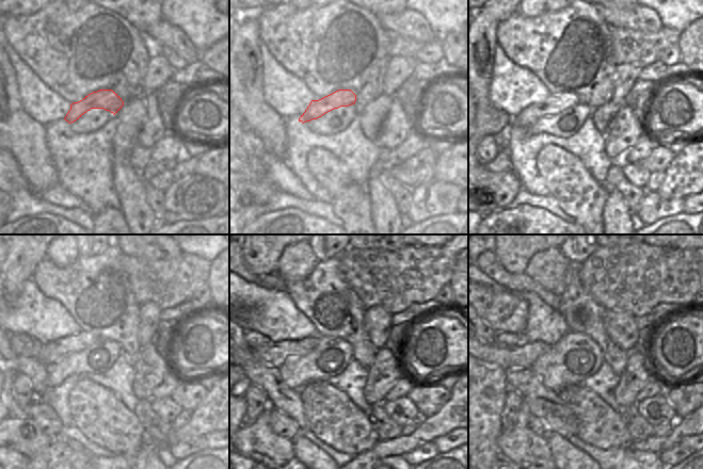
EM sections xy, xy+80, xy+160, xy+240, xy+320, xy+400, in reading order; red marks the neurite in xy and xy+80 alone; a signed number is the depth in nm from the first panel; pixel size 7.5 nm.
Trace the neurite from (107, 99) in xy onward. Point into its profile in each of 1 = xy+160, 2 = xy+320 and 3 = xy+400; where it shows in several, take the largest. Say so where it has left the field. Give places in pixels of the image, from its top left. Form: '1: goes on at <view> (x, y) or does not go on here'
1: goes on at xy+160 (554, 104)
2: goes on at xy+320 (275, 355)
3: goes on at xy+400 (523, 356)

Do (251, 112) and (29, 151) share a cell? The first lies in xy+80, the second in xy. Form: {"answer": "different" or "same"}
{"answer": "same"}

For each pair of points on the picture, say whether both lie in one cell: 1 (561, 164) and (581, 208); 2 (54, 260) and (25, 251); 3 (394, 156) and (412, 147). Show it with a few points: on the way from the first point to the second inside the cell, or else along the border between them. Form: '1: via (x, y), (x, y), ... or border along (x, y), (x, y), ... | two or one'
1: via (563, 175), (581, 197) | one
2: border along (46, 245), (43, 257), (40, 260) | two
3: via (398, 154), (408, 147) | one

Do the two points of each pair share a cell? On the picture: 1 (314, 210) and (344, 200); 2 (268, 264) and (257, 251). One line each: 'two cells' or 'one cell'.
1: two cells
2: one cell

